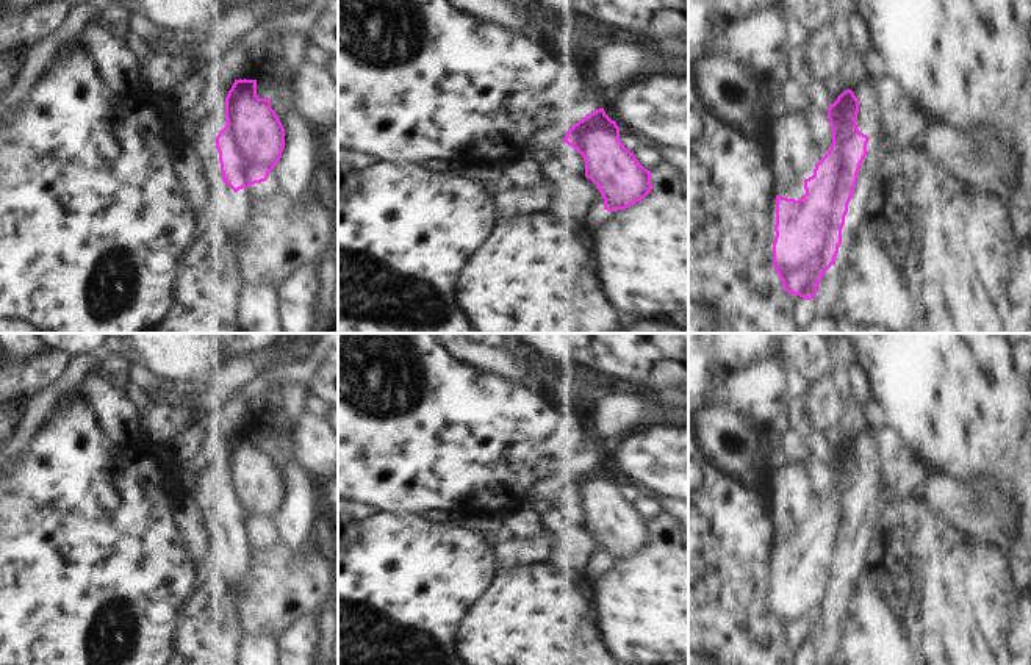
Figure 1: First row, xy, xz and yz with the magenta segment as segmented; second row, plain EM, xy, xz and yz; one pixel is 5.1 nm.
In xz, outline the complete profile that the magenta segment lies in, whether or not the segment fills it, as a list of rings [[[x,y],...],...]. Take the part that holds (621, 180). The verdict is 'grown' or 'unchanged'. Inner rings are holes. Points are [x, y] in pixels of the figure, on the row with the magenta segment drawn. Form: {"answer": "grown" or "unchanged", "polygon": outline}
{"answer": "unchanged", "polygon": [[[604,108],[574,124],[563,142],[577,150],[585,161],[585,177],[599,189],[604,210],[626,210],[645,199],[651,189],[651,171],[620,139],[620,127]]]}

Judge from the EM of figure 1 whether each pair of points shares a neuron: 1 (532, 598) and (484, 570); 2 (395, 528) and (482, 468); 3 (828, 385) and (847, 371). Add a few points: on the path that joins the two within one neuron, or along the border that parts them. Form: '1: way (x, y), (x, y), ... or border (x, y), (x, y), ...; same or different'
1: border (499, 570), (471, 606); different
2: border (379, 510), (418, 515); different
3: border (834, 373), (856, 395); different

